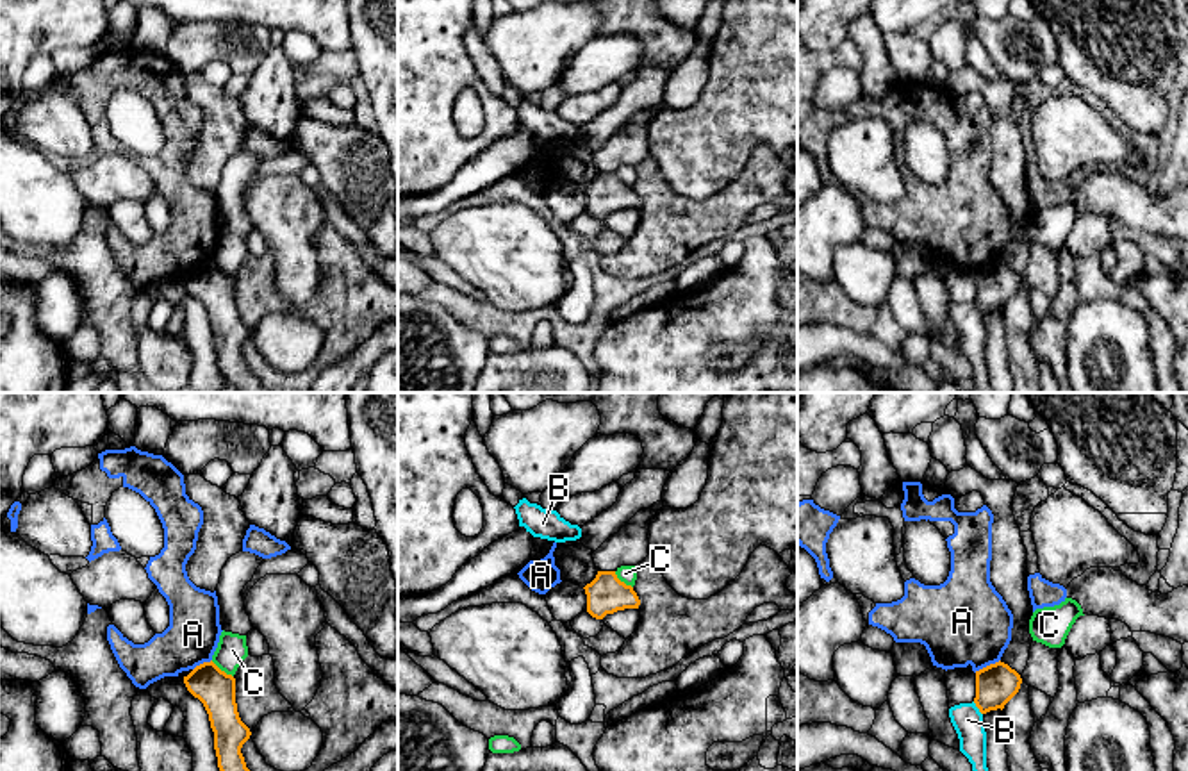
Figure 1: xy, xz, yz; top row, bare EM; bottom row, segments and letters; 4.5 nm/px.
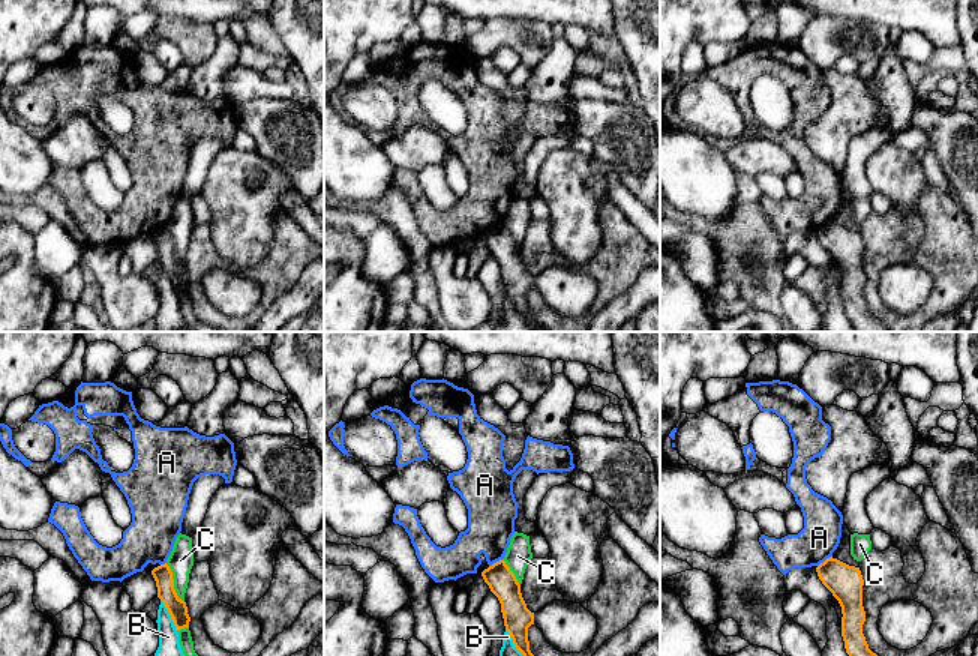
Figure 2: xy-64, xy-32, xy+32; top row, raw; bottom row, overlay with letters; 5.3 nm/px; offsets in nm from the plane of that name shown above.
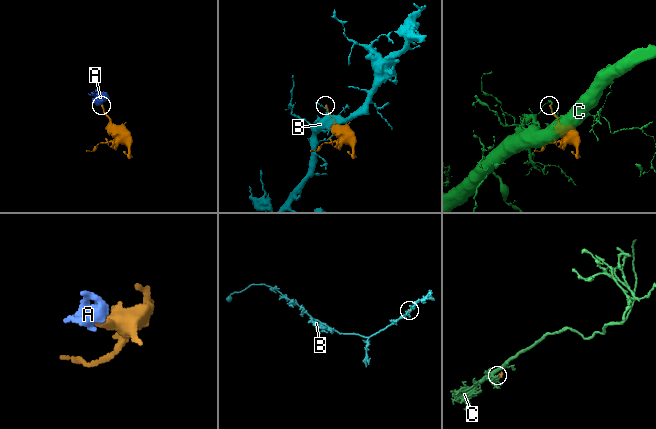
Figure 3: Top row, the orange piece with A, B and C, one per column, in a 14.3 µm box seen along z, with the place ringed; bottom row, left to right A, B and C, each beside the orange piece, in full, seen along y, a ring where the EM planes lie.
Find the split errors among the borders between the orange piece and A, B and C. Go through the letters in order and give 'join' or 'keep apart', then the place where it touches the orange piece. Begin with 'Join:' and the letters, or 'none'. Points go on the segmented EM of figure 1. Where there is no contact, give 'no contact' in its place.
Join: none
A: keep apart; contact yz (987, 666)
B: keep apart; contact yz (978, 707)
C: keep apart; contact xy (220, 670)

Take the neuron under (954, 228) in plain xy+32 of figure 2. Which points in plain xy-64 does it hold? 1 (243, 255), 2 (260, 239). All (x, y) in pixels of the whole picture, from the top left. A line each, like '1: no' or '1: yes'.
1: no
2: no

